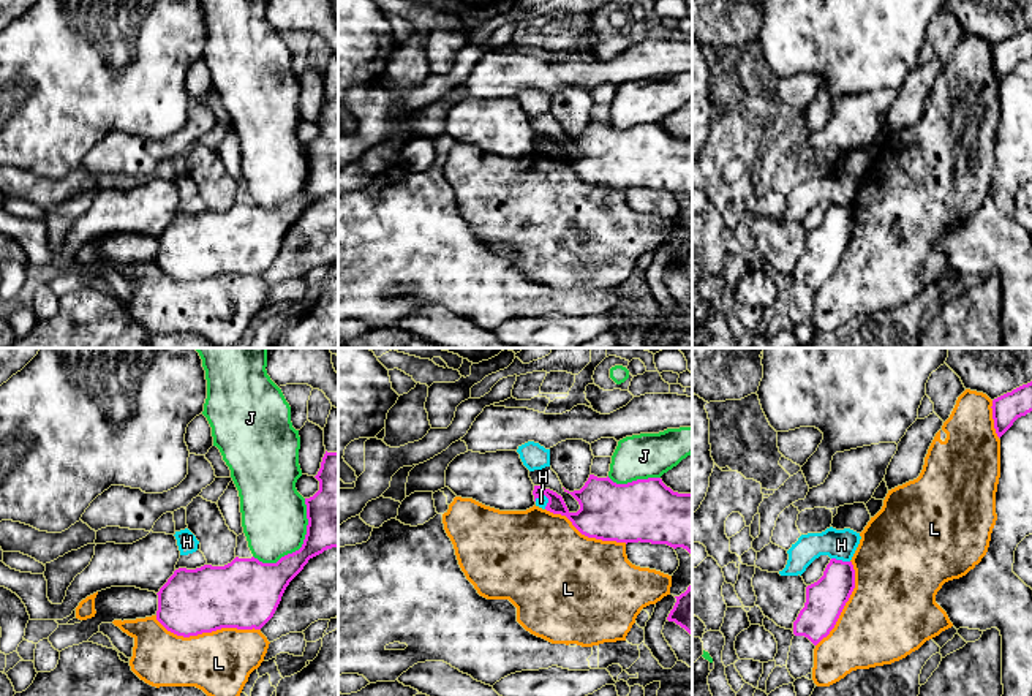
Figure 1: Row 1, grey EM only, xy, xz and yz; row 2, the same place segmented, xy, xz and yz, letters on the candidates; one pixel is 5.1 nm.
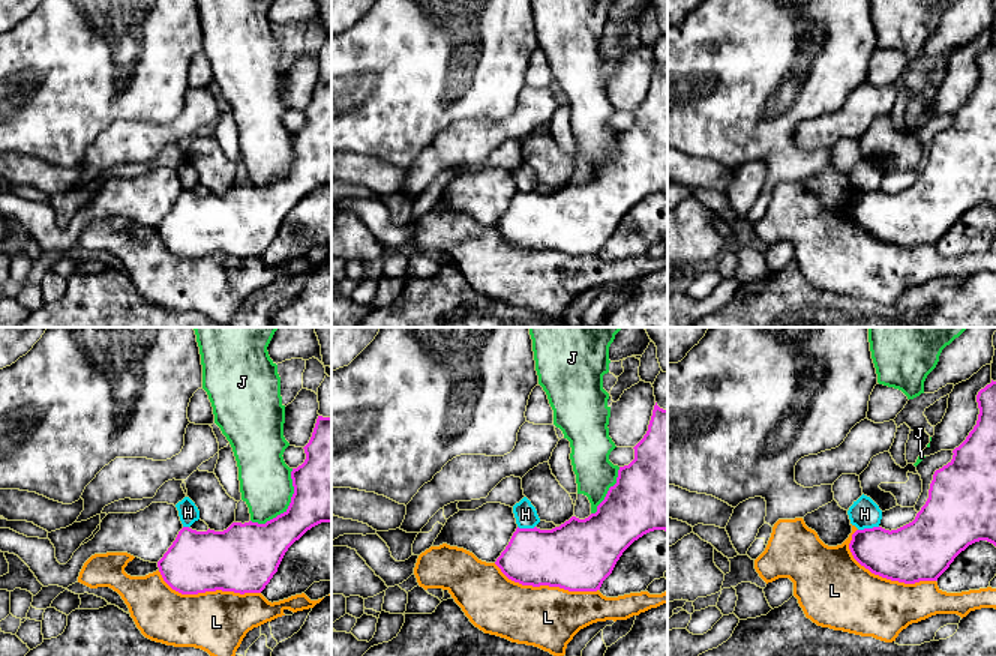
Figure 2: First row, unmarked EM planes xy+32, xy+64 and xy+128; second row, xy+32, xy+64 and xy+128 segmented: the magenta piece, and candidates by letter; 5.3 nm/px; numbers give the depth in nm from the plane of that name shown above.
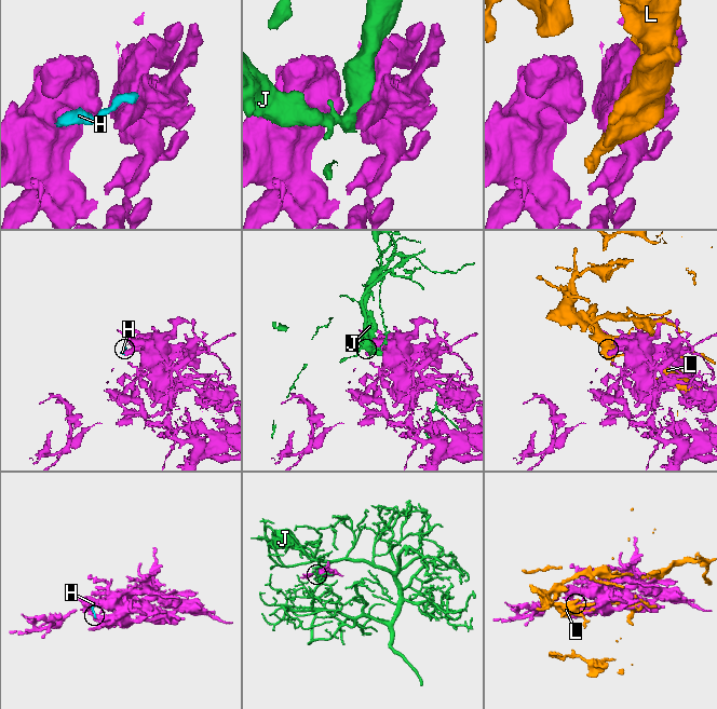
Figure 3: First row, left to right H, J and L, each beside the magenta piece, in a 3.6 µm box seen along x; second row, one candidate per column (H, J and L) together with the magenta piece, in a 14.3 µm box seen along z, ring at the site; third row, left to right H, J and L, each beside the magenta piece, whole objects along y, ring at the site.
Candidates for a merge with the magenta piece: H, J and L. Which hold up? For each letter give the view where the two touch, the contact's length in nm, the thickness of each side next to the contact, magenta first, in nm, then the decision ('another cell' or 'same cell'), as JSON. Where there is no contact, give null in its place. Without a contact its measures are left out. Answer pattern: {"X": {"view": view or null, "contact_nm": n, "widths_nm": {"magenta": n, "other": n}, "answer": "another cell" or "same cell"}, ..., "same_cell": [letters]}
{"H": {"view": "yz", "contact_nm": 100, "widths_nm": {"magenta": 200, "other": 160}, "answer": "another cell"}, "J": {"view": "xy", "contact_nm": 400, "widths_nm": {"magenta": 300, "other": 340}, "answer": "another cell"}, "L": {"view": "xy", "contact_nm": 550, "widths_nm": {"magenta": 340, "other": 320}, "answer": "another cell"}, "same_cell": []}

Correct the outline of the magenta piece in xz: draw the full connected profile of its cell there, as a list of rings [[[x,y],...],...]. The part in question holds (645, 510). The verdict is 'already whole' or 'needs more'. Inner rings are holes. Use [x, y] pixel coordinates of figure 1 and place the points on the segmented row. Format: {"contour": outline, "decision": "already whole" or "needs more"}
{"contour": [[[589,475],[580,490],[569,492],[580,505],[577,513],[571,513],[561,495],[534,486],[534,501],[545,495],[547,511],[566,516],[572,525],[585,536],[616,543],[651,543],[667,544],[673,549],[683,547],[692,557],[692,492],[678,494],[667,487],[661,478],[637,479],[627,484],[616,484],[608,476]]], "decision": "already whole"}

